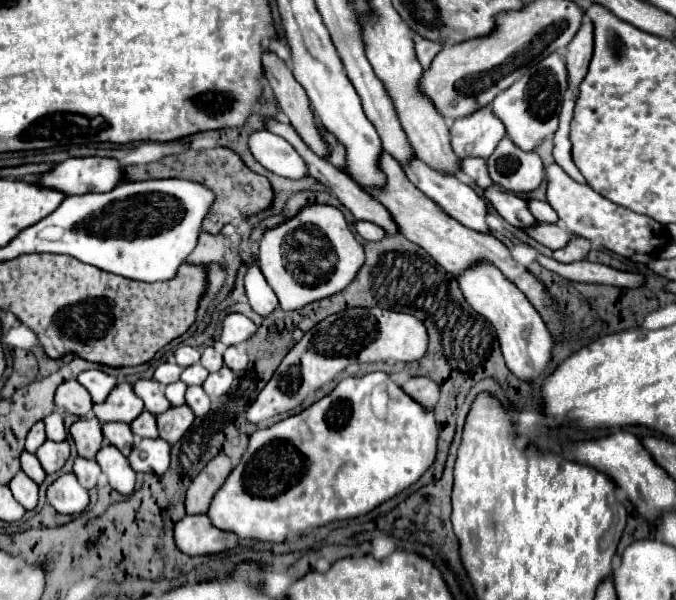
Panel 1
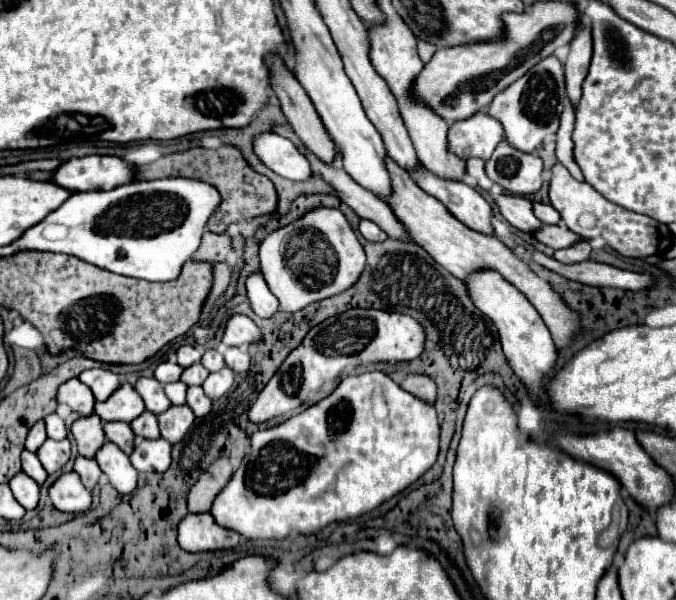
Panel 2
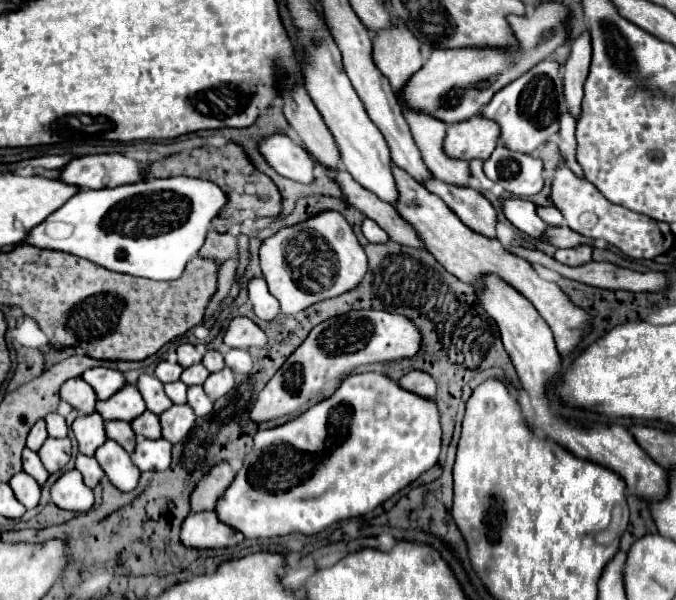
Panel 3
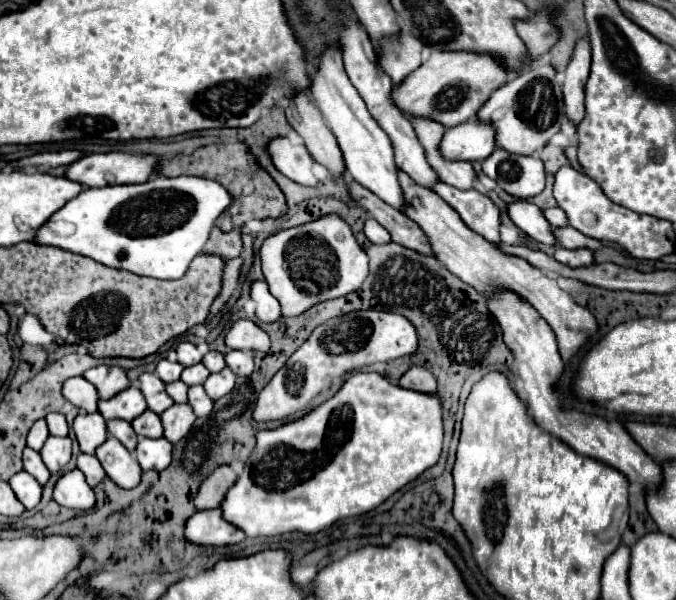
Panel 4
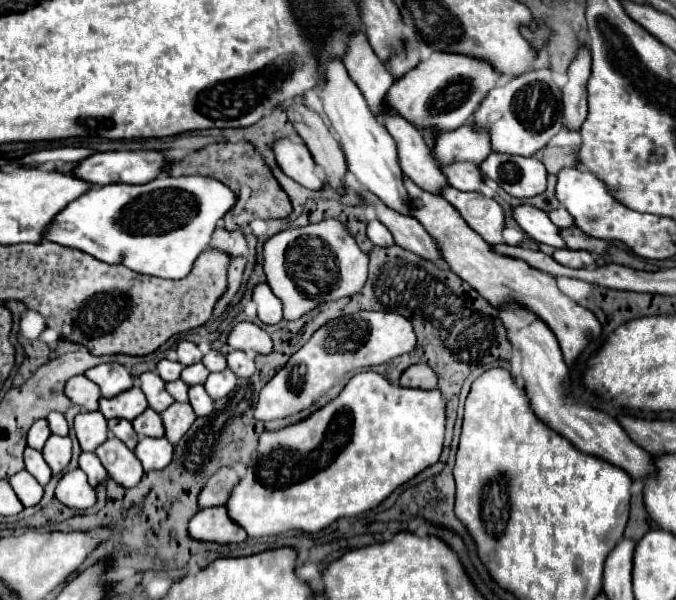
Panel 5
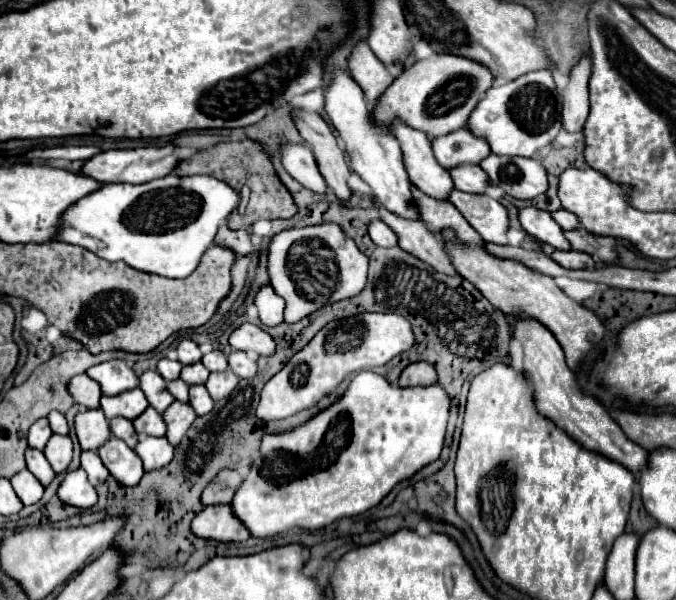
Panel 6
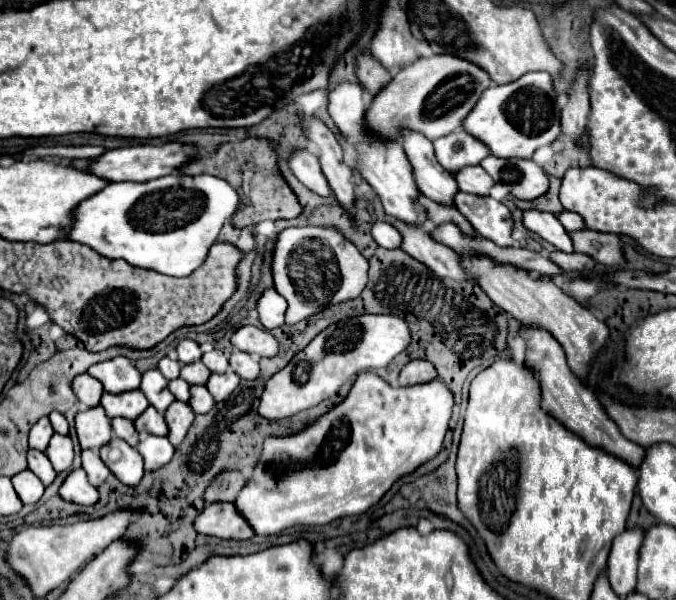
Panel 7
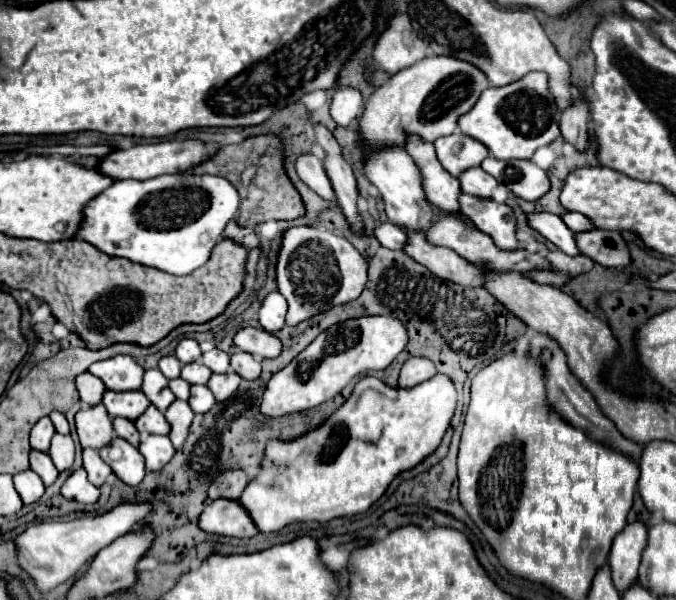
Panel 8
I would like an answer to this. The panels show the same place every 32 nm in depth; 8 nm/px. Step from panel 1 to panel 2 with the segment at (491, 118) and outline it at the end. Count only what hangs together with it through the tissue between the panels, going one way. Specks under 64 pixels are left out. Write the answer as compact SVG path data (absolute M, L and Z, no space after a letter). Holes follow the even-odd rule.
M476 112L466 120L458 120L448 128L448 150L462 160L488 160L502 140L502 126L486 112Z

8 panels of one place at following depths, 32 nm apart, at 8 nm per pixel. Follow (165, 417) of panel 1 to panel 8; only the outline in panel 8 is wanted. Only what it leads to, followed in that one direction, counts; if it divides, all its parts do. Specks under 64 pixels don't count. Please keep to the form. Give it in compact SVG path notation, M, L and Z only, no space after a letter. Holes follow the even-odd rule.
M176 400L176 402L170 404L170 408L166 410L166 420L168 420L170 426L172 426L170 440L172 440L172 444L174 444L176 450L180 450L180 448L184 446L184 440L188 438L188 432L190 432L192 418L194 418L194 412L192 412L192 408L188 406L188 402L184 402L184 400Z

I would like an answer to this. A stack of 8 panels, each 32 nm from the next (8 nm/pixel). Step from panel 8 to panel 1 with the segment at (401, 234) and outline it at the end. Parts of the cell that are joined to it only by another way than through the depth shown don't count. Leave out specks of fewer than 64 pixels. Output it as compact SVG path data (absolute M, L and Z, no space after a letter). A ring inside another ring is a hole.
M356 222L356 232L364 238L364 240L382 240L386 236L386 232L372 224L372 222Z

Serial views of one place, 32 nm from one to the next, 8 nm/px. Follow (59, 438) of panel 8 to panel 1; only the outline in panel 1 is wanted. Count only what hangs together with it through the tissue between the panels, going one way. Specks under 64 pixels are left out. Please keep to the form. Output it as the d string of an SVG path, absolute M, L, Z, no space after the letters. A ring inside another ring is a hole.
M46 440L46 442L42 444L42 448L36 450L36 456L38 456L42 468L44 468L48 474L58 472L58 470L64 466L64 462L68 460L68 456L70 456L70 444L68 444L66 440L62 440L62 442Z

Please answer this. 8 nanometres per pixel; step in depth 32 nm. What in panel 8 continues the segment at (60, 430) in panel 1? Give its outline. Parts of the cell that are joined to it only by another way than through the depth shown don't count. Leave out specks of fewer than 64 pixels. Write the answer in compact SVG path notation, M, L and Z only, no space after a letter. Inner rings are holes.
M52 412L50 420L52 420L52 424L54 424L54 428L56 428L58 434L70 434L68 420L66 420L66 416L62 412Z

